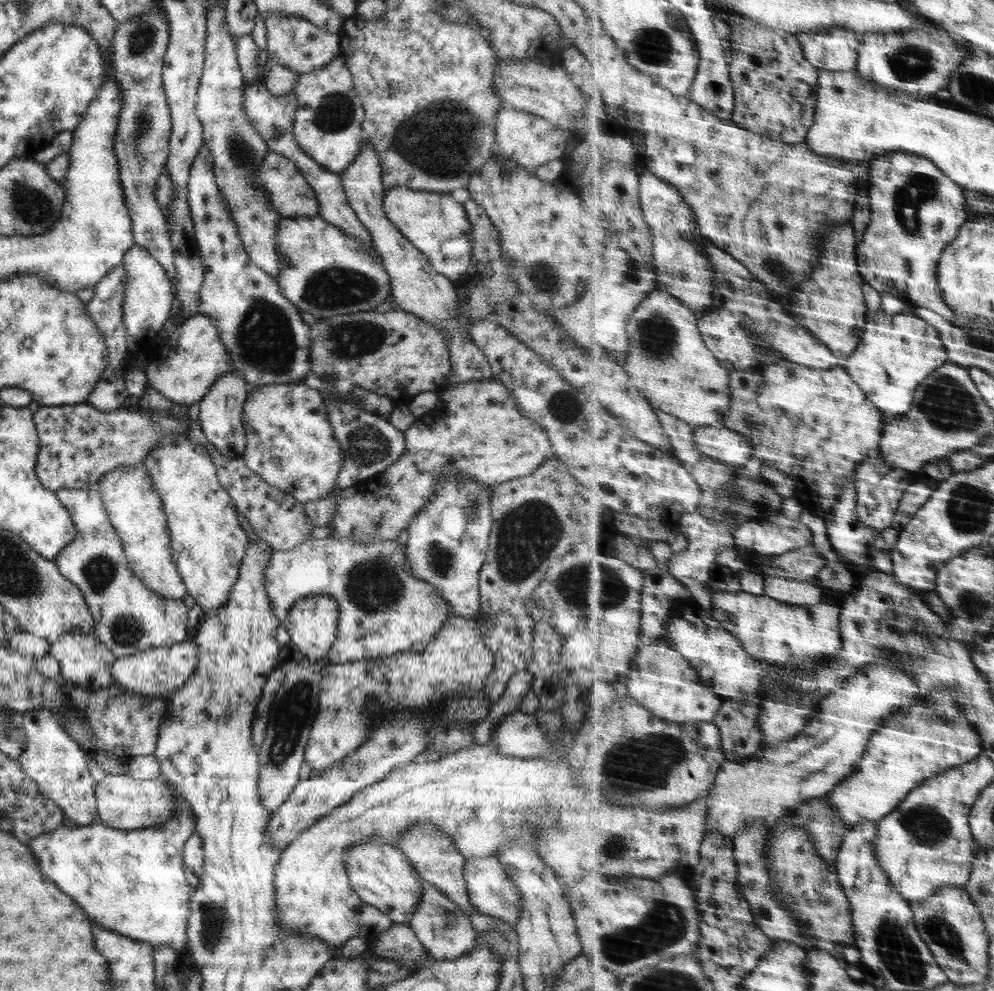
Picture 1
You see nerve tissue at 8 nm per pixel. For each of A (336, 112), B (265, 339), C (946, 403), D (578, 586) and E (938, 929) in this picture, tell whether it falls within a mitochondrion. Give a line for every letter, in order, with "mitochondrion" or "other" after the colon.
A: mitochondrion
B: mitochondrion
C: mitochondrion
D: mitochondrion
E: mitochondrion

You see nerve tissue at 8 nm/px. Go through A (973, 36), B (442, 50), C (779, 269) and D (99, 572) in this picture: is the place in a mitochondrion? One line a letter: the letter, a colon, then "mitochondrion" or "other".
A: other
B: other
C: mitochondrion
D: mitochondrion

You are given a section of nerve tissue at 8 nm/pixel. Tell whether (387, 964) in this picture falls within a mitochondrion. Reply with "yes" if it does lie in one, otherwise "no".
no

